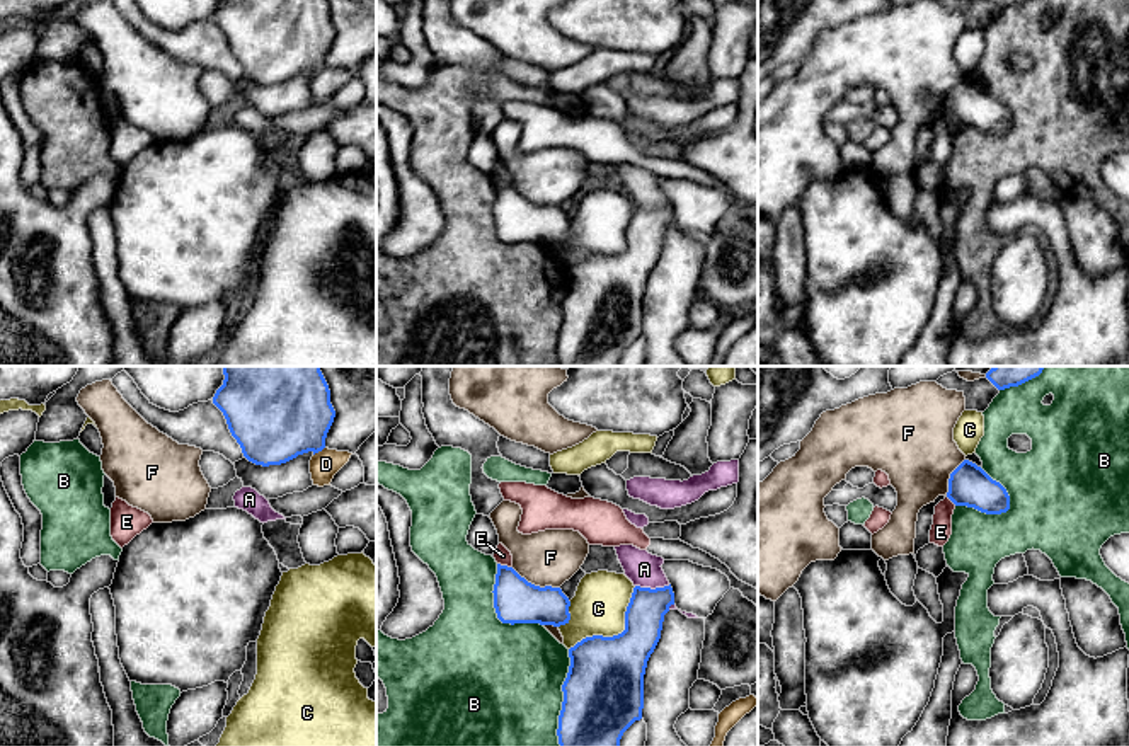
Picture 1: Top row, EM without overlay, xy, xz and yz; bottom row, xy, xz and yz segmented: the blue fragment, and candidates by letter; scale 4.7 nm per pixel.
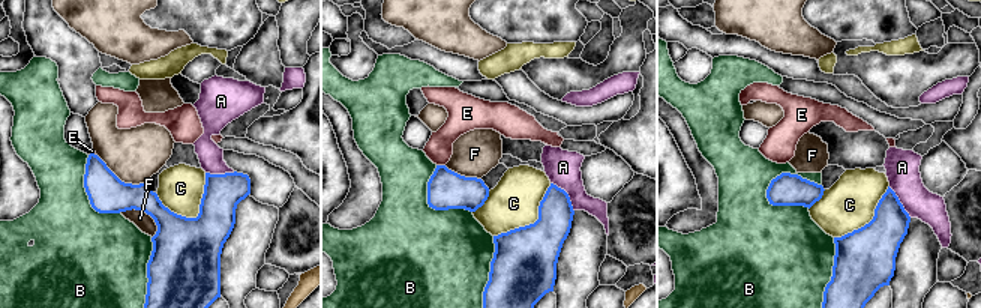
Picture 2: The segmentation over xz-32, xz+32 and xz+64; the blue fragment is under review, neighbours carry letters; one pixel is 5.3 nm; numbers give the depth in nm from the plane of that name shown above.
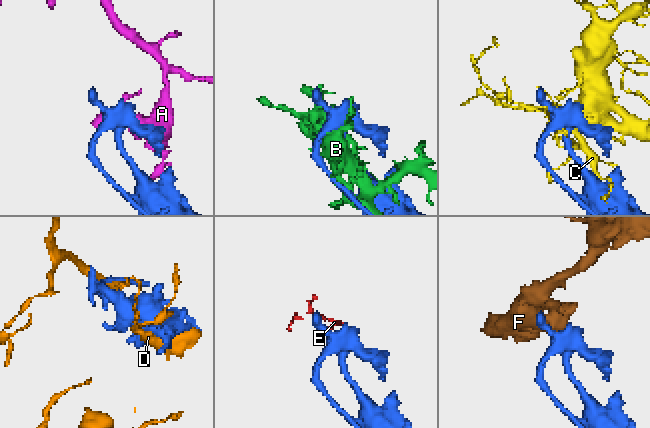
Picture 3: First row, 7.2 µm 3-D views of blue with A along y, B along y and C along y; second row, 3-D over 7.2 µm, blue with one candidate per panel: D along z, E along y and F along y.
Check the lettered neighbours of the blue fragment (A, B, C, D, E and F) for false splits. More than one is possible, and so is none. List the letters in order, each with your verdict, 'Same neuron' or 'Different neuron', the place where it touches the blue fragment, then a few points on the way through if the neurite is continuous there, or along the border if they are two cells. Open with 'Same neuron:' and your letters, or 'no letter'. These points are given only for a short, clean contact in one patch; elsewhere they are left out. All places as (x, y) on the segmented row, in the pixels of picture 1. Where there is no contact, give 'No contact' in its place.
Same neuron: no letter
A: Different neuron. Touches blue at xz (653, 590). Boundary: xz (670, 585), (656, 588), (636, 586)
B: Different neuron. Touches blue at xz (496, 612)
C: Different neuron. Touches blue at xz (618, 634)
D: Different neuron. Touches blue at xy (319, 450)
E: Different neuron. Touches blue at xz (504, 566). Boundary: xz (498, 562), (511, 568)
F: Different neuron. Touches blue at xz (533, 585)

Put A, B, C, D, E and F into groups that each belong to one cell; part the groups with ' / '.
A / B / C / D / E / F

